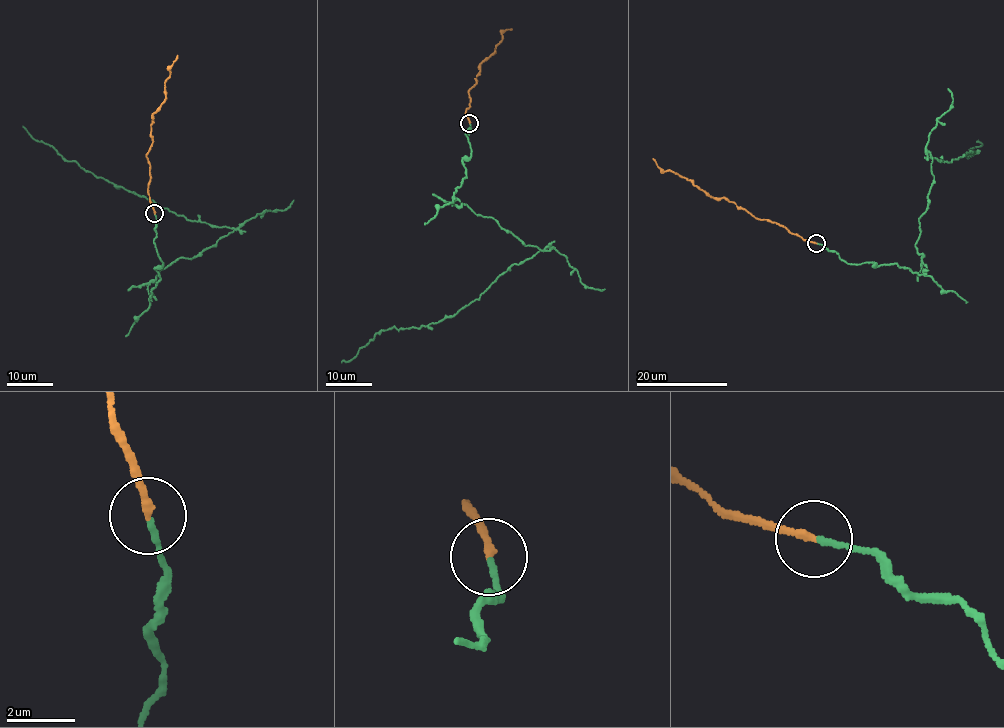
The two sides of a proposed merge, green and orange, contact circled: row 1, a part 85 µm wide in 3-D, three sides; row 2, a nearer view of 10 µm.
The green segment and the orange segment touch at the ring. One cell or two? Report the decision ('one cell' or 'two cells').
two cells

